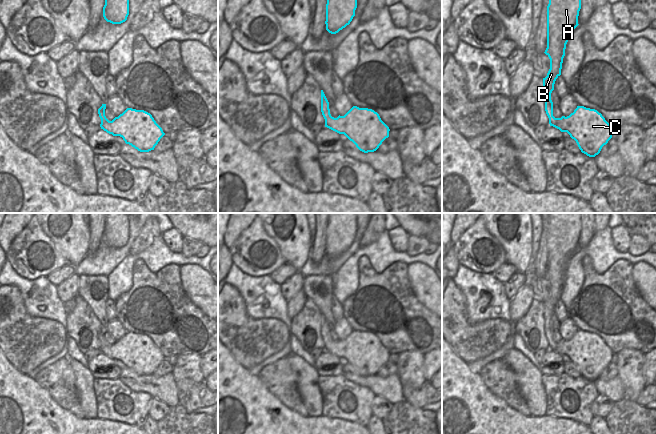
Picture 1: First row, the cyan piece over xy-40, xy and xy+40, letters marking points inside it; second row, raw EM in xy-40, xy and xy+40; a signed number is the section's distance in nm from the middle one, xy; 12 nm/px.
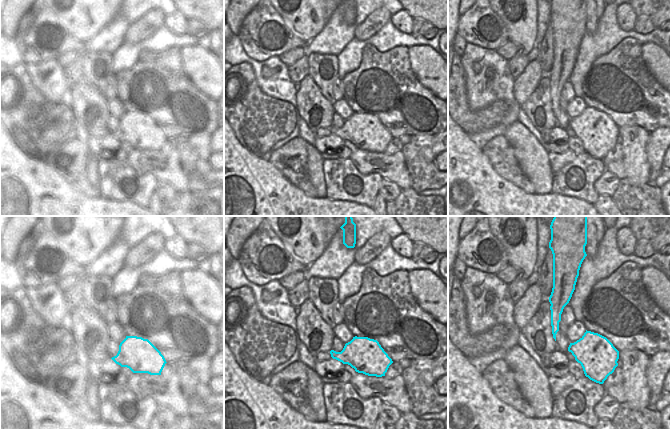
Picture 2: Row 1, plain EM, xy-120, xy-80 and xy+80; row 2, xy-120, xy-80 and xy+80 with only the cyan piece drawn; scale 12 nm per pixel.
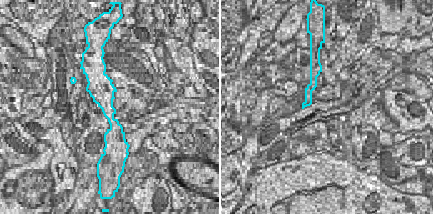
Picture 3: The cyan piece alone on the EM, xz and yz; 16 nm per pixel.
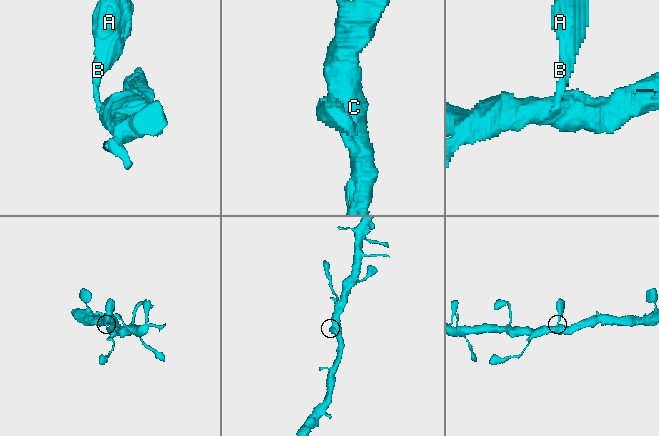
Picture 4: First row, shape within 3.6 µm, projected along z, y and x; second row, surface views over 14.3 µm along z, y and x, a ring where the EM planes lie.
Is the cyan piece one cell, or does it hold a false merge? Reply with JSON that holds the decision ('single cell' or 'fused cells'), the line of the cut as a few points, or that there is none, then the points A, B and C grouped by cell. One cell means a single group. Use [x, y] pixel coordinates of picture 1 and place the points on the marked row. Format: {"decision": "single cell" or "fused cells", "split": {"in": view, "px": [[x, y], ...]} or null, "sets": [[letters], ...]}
{"decision": "single cell", "split": null, "sets": [["A", "B", "C"]]}

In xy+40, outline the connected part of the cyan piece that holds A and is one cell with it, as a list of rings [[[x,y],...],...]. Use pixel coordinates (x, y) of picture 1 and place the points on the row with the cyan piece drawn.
[[[549,0],[547,6],[547,48],[550,69],[543,78],[545,111],[550,126],[567,132],[582,153],[589,157],[598,155],[612,138],[613,129],[601,113],[595,109],[577,106],[569,116],[555,118],[551,93],[556,79],[561,75],[566,44],[573,30],[579,25],[578,16],[581,0]]]

